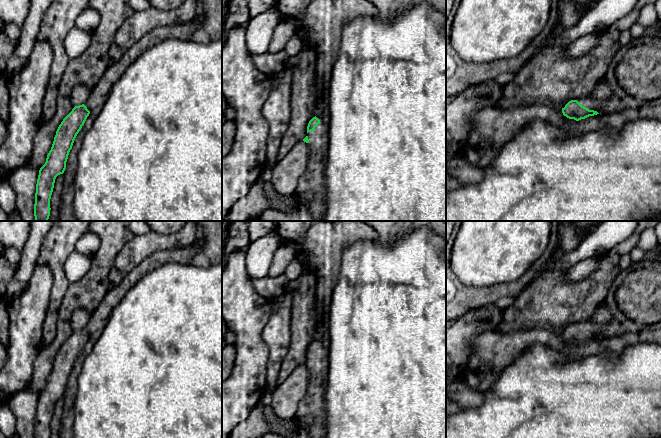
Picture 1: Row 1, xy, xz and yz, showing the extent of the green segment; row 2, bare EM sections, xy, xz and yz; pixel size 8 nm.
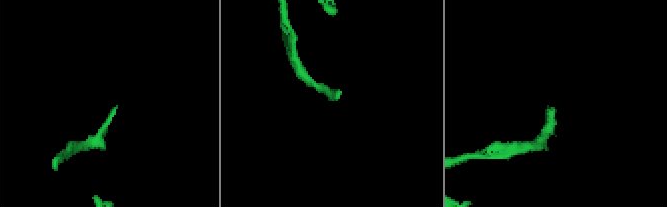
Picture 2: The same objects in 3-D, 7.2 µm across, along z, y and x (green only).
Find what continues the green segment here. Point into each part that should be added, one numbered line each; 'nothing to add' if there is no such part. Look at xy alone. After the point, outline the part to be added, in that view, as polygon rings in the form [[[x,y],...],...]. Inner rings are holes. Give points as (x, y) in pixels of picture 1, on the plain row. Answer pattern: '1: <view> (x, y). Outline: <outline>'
1: xy (183, 255). Outline: [[[198,238],[195,243],[186,247],[157,251],[145,258],[119,284],[110,287],[84,329],[90,336],[99,334],[107,324],[113,309],[142,277],[168,263],[190,264],[193,257],[202,249],[202,245],[203,240]]]

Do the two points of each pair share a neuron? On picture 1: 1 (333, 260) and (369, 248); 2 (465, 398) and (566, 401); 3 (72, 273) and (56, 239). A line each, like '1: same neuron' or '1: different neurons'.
1: different neurons
2: different neurons
3: different neurons

